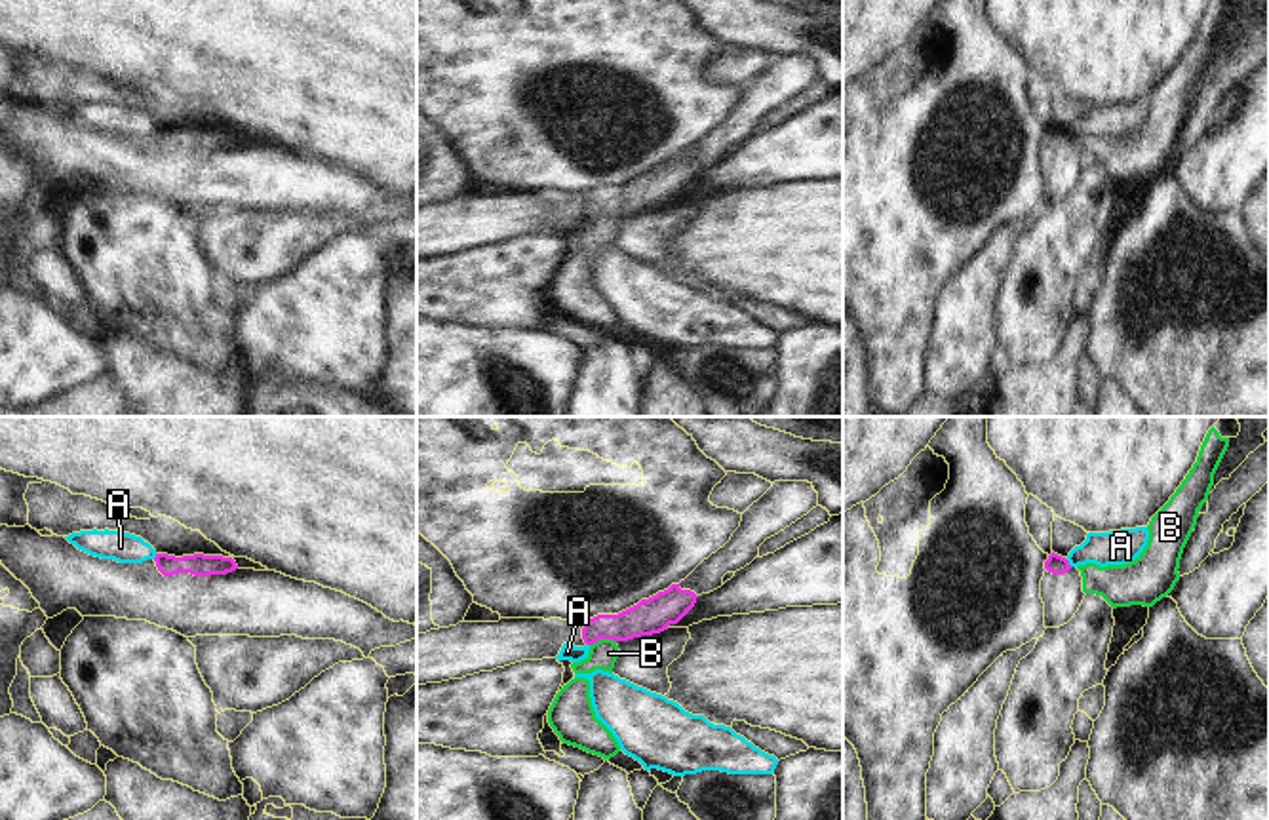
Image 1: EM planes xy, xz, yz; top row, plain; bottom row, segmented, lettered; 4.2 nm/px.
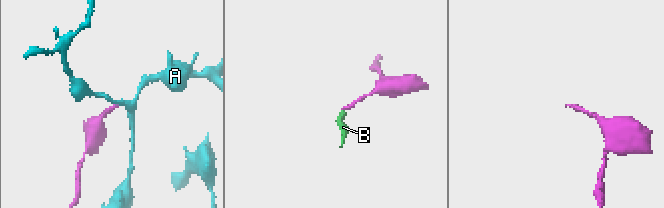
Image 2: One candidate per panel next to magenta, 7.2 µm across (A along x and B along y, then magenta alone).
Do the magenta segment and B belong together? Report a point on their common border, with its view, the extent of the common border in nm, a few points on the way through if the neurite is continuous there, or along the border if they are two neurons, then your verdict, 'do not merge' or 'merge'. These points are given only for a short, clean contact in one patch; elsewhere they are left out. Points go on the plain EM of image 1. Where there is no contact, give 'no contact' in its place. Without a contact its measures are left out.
contact xz (602, 212); length 110 nm; way xz (653, 189), (615, 200), (602, 212), (602, 229); merge

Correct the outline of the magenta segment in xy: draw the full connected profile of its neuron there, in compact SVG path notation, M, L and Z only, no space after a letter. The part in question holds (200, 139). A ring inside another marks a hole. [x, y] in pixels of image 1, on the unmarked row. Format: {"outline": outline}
{"outline": "M156 127L154 135L164 150L173 150L179 146L190 146L194 150L211 150L211 148L226 148L238 143L232 131L204 129L204 127L183 131Z"}

